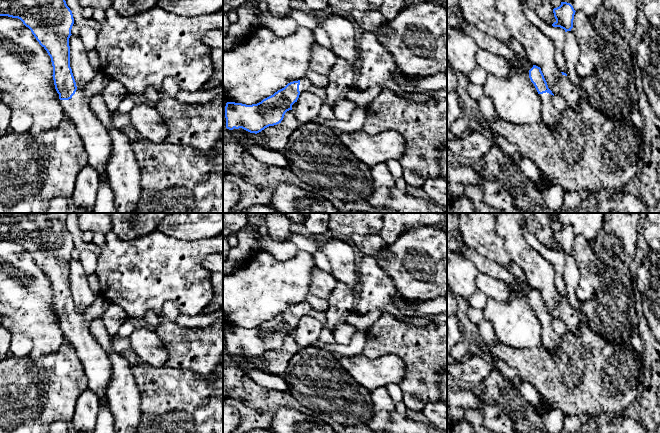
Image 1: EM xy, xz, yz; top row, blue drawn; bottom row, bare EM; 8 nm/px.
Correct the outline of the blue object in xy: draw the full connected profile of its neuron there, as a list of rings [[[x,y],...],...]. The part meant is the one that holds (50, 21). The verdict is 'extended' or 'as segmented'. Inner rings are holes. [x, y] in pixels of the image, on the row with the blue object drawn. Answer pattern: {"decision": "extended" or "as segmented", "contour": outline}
{"decision": "extended", "contour": [[[0,0],[0,16],[20,19],[28,27],[39,44],[47,51],[53,66],[53,80],[66,116],[74,123],[85,147],[88,164],[98,173],[100,180],[108,178],[107,167],[112,153],[108,130],[102,125],[89,104],[85,102],[85,90],[76,86],[70,67],[69,38],[74,24],[72,11],[65,0]]]}

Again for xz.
{"decision": "extended", "contour": [[[307,77],[288,83],[273,95],[252,105],[227,102],[225,106],[226,128],[242,128],[250,133],[259,133],[269,126],[274,126],[284,118],[287,111],[297,102],[299,95],[307,91],[311,82]]]}

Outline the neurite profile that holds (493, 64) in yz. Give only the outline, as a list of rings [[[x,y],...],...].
[[[479,48],[475,60],[477,65],[483,68],[487,74],[492,74],[499,78],[509,77],[510,68],[503,57]]]

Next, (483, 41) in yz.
[[[465,22],[464,27],[466,33],[475,40],[478,48],[487,50],[503,57],[506,62],[511,65],[517,65],[519,63],[516,54],[506,44],[503,44],[495,38],[488,36],[487,34],[480,31],[477,27],[467,22]]]

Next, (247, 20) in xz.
[[[247,0],[236,9],[238,20],[235,23],[231,23],[227,35],[223,38],[223,51],[239,36],[259,27],[259,19],[253,11],[252,1],[253,0]]]

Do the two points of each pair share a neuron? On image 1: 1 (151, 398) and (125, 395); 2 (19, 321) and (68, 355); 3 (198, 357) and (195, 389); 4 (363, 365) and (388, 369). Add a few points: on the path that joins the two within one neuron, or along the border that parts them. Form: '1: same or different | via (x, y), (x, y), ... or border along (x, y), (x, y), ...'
1: different | border along (132, 375), (140, 398), (140, 421)
2: different | border along (61, 346), (38, 359)
3: different | border along (174, 367), (180, 370), (191, 370), (212, 382)
4: same | via (369, 369), (382, 369)

